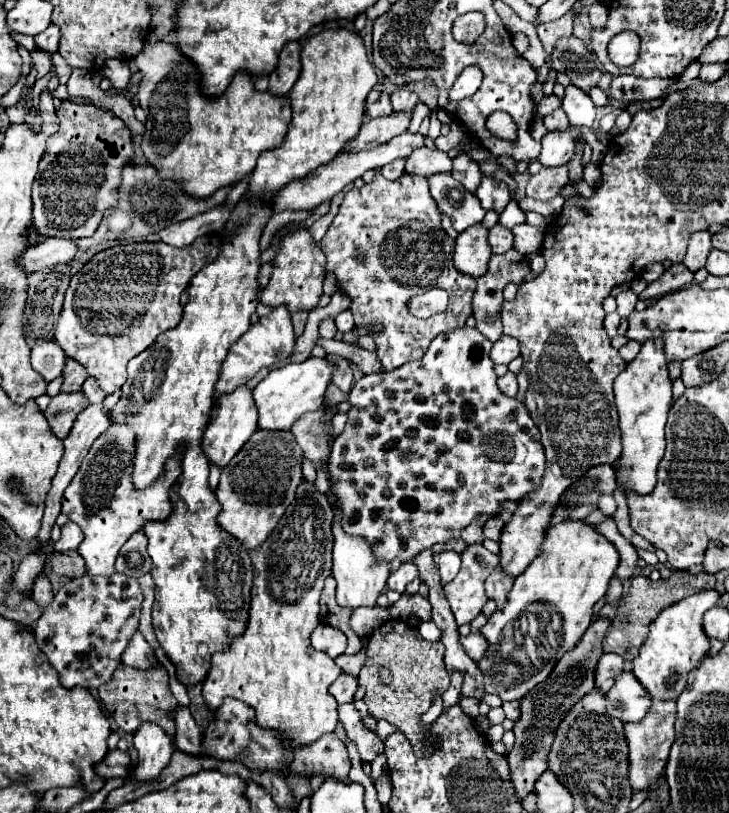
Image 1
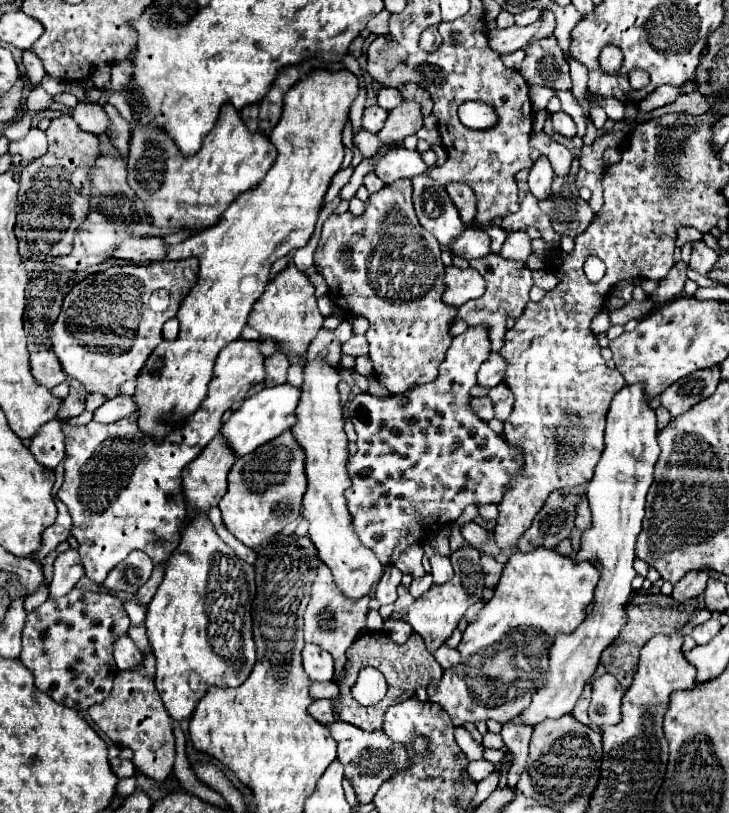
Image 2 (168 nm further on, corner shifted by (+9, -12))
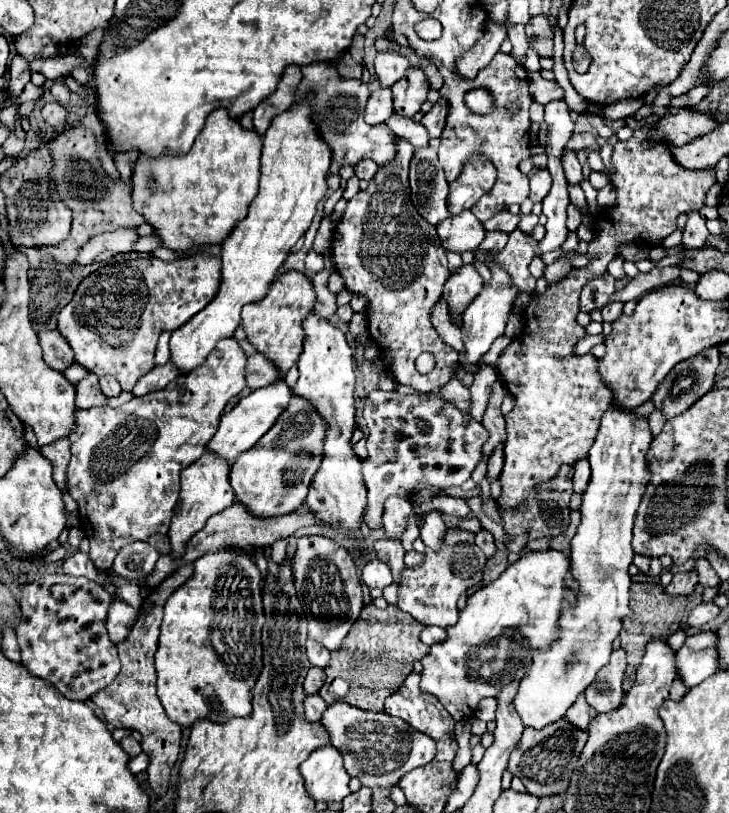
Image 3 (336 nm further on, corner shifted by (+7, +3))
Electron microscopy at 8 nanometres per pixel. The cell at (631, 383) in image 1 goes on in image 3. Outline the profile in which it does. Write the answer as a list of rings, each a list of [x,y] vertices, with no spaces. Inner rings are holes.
[[[613,402],[601,418],[599,432],[587,456],[591,462],[591,480],[583,494],[581,524],[571,540],[571,574],[579,582],[577,604],[563,601],[559,617],[561,634],[549,648],[533,654],[531,668],[513,698],[513,706],[525,726],[543,728],[565,716],[577,694],[583,692],[609,662],[613,640],[619,636],[623,620],[631,616],[631,576],[627,570],[633,562],[631,538],[635,512],[651,478],[647,464],[651,440],[653,434],[647,416],[637,416],[617,402]]]

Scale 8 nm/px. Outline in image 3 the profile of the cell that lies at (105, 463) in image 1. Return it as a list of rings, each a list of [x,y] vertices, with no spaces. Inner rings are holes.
[[[231,336],[219,340],[203,366],[191,370],[185,378],[179,376],[163,390],[135,396],[119,408],[97,406],[75,410],[75,426],[69,436],[71,462],[67,468],[67,490],[79,506],[81,528],[91,544],[89,558],[93,560],[95,568],[111,570],[121,546],[135,540],[147,540],[153,534],[169,532],[173,508],[179,498],[179,474],[205,452],[207,442],[217,432],[219,416],[225,404],[245,388],[245,368],[247,356],[239,342]],[[159,400],[167,400],[171,408],[159,410]]]

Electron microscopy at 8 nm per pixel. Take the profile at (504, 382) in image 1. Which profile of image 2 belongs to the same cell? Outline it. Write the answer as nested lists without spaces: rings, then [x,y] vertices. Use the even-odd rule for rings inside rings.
[[[477,397],[477,399],[471,399],[469,403],[479,419],[483,419],[485,423],[493,419],[493,403],[489,397]]]

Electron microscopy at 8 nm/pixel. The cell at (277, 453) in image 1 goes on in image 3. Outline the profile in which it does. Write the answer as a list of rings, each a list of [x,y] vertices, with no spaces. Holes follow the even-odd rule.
[[[291,398],[287,412],[279,416],[273,424],[271,432],[255,444],[249,452],[241,452],[235,460],[229,484],[235,492],[235,498],[247,506],[247,510],[257,518],[271,518],[295,512],[311,484],[311,476],[315,468],[319,468],[319,456],[323,450],[323,420],[315,416],[315,408],[305,400]]]

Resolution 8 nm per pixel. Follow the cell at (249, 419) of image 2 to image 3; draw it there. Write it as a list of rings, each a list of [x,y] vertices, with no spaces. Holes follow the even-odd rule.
[[[275,380],[273,384],[265,386],[265,388],[257,388],[255,392],[251,392],[249,396],[241,398],[229,412],[225,412],[221,416],[219,422],[219,430],[217,434],[209,440],[207,450],[215,452],[217,456],[225,458],[225,460],[235,460],[241,452],[249,450],[251,446],[255,446],[255,442],[277,422],[277,418],[281,416],[281,412],[287,408],[289,400],[291,400],[291,388],[287,386],[285,380]]]

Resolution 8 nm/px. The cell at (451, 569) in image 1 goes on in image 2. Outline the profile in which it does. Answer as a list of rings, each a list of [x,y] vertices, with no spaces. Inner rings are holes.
[[[431,555],[429,557],[431,563],[431,575],[433,575],[433,583],[447,583],[453,577],[453,567],[449,563],[449,557],[443,555]]]

